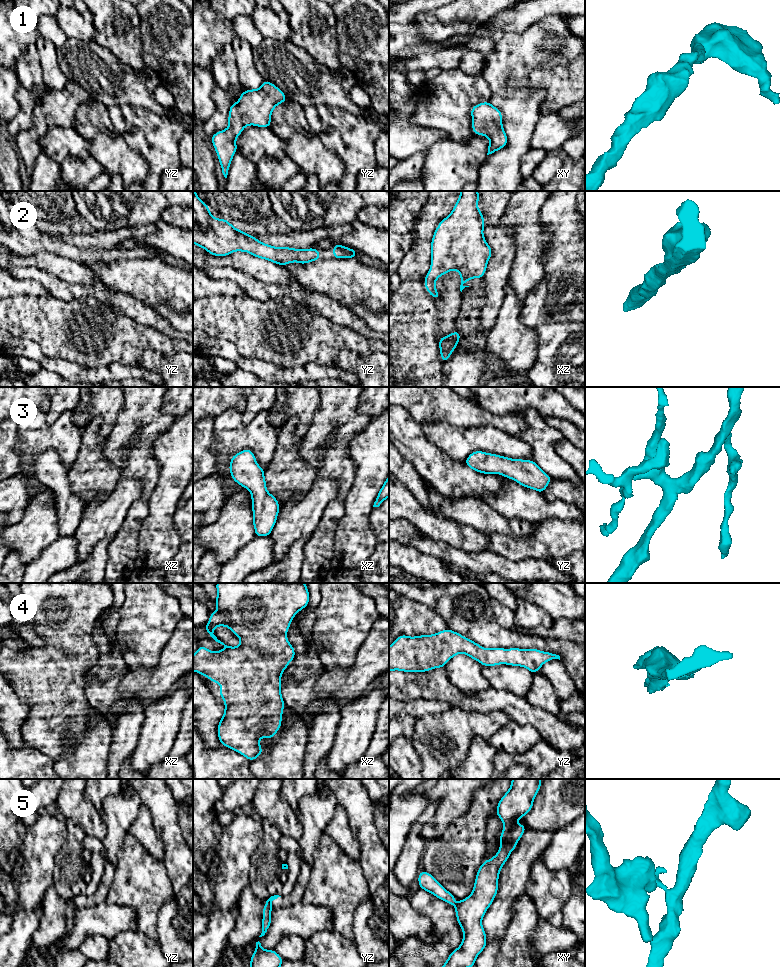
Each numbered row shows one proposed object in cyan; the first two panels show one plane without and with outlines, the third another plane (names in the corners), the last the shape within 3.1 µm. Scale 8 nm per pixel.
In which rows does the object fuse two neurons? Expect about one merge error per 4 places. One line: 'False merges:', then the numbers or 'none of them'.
False merges: 5

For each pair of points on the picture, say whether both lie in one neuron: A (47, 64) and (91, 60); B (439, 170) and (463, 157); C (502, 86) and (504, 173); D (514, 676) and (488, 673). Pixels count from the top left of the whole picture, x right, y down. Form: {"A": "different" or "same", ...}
{"A": "different", "B": "same", "C": "same", "D": "same"}

